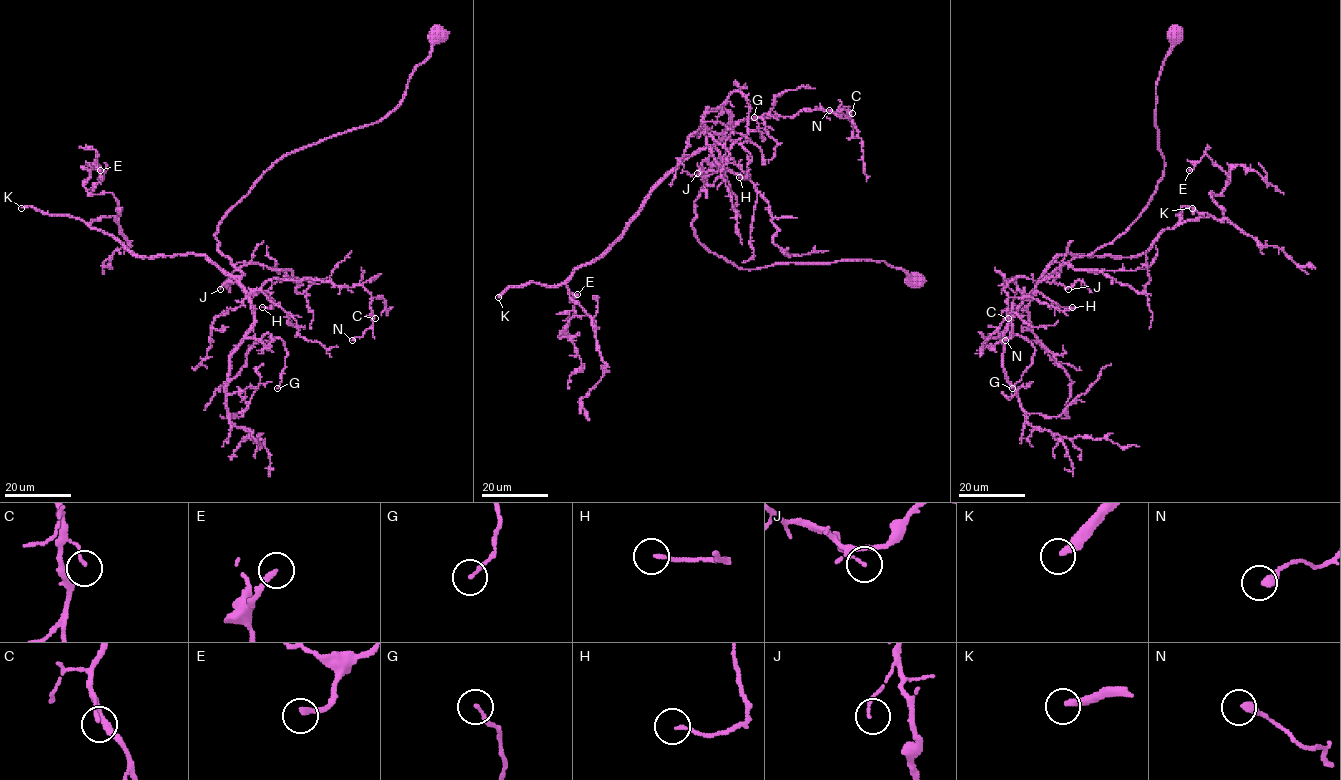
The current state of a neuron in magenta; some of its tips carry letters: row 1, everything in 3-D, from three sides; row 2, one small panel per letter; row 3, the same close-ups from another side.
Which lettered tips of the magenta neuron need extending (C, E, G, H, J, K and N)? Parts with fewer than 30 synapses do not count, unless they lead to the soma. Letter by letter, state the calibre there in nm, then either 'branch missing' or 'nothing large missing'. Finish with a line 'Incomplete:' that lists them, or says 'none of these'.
C: 110 nm | nothing large missing
E: 240 nm | nothing large missing
G: 130 nm | nothing large missing
H: 120 nm | nothing large missing
J: 110 nm | nothing large missing
K: 280 nm | branch missing
N: 320 nm | nothing large missing
Incomplete: K

